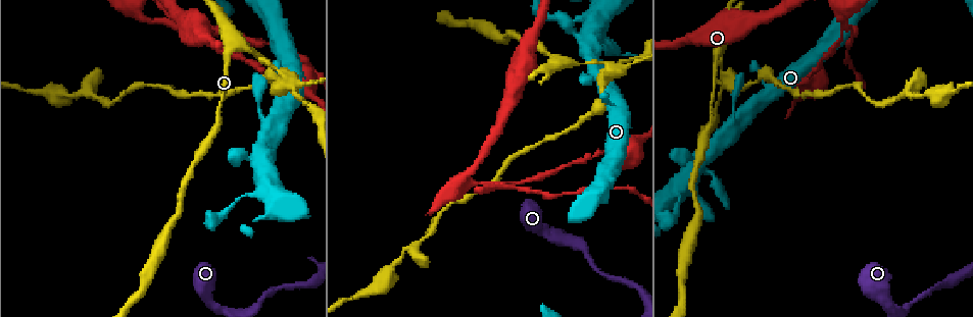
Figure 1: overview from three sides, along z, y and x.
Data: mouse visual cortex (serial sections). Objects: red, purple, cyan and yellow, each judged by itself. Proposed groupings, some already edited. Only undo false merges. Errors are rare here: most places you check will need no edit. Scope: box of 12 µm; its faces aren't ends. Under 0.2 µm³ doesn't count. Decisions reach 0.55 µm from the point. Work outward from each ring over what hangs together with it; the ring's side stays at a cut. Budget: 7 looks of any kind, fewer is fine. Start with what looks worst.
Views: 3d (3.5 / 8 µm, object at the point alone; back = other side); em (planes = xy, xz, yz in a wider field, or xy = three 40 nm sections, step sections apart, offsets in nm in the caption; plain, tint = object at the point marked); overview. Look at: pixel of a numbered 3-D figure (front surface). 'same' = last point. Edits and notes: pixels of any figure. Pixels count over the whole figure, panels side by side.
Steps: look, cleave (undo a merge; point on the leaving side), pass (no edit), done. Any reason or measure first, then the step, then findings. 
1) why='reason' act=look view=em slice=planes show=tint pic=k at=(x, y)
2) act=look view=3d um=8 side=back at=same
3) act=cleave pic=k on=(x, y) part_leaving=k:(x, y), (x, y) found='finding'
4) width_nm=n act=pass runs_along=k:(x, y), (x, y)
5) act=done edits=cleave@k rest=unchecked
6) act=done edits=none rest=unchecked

why='sharp bend' act=look view=3d um=3.5 pic=1 at=(840, 28)

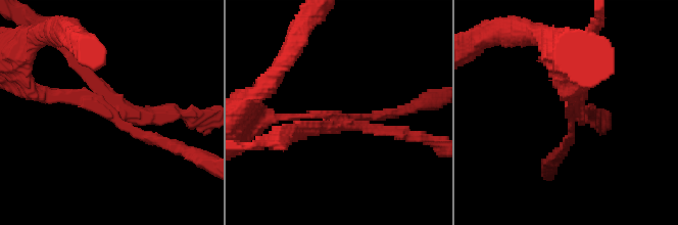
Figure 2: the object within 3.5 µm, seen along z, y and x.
arms=4 arm_widths_nm=150,150,150,200 act=look view=em slice=xy step=3 show=tint pic=2 at=(570, 111)

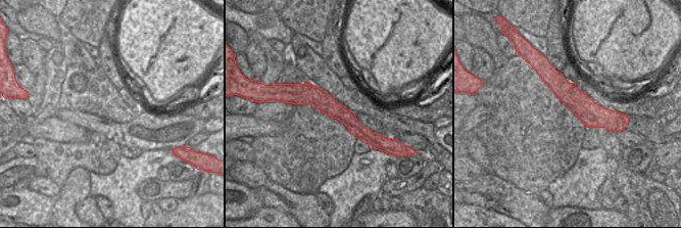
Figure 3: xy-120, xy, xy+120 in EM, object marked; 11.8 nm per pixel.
act=cleave pic=2 on=(160, 120) found='a second cell is stuck on'

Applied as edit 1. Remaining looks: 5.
act=look view=overview

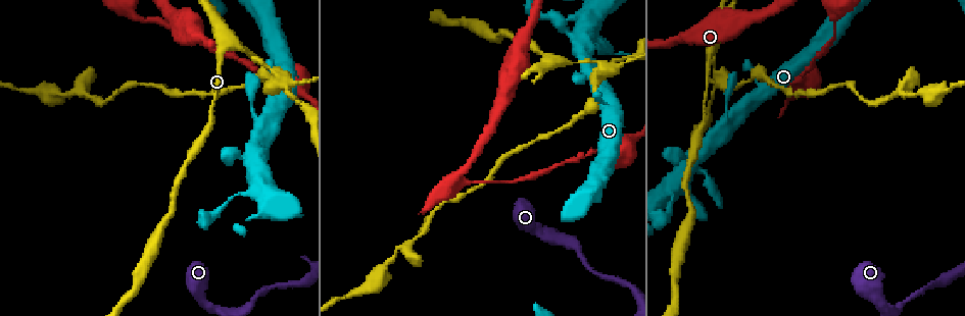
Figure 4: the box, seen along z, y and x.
why='three-way junction' act=look view=3d um=3.5 pic=4 at=(557, 58)

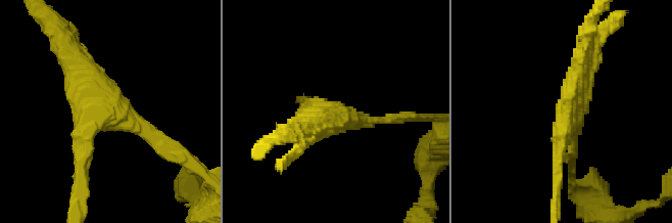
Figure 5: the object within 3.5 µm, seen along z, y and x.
arms=3 arm_widths_nm=200,200,400 why='need the tissue' act=look view=em slice=xy step=2 show=tint pic=5 at=(572, 112)

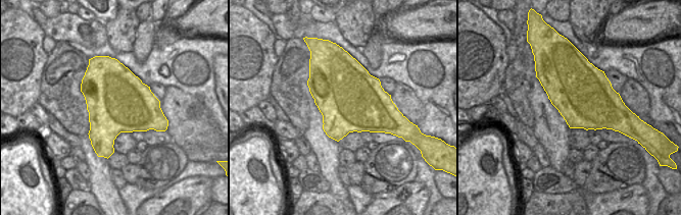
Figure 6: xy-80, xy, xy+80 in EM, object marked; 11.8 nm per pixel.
act=pass found='continuous, no second cell'

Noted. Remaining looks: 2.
why='sharp bend' act=look view=em slice=xy step=2 show=tint pic=4 at=(716, 85)

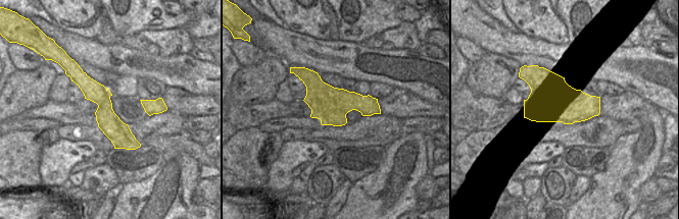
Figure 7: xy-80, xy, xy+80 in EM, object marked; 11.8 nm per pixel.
why='see where the arms go' act=look view=3d um=3.5 at=same

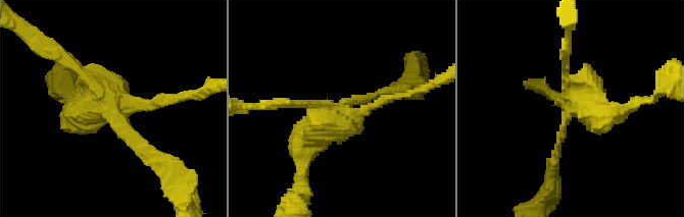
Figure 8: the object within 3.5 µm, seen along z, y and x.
act=cleave pic=8 on=(297, 179) found='a second cell is stuck on'

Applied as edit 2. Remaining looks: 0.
act=done edits=cleave@2,cleave@8 rest=unchecked

